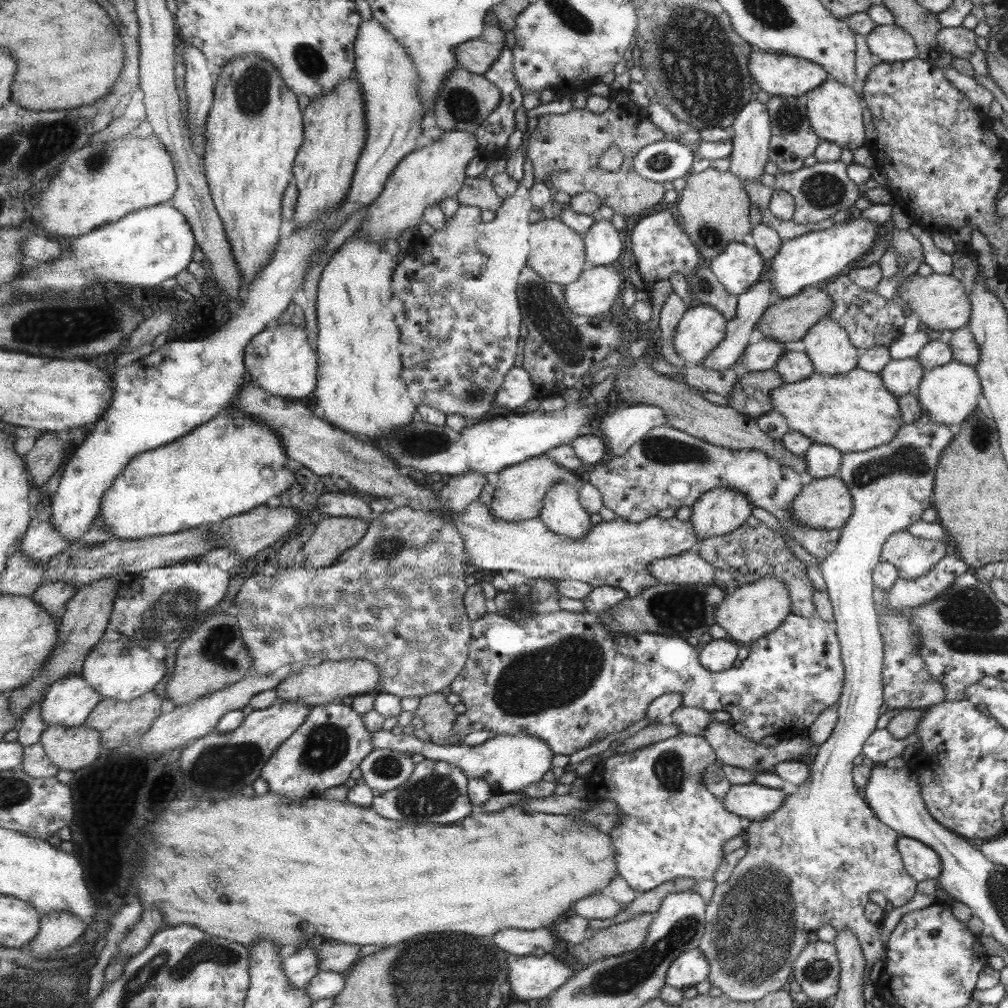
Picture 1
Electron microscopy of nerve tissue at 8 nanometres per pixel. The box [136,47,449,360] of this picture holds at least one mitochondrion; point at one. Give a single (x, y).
(251, 90)

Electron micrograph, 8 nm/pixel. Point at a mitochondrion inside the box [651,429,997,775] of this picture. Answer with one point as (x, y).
(910, 459)

